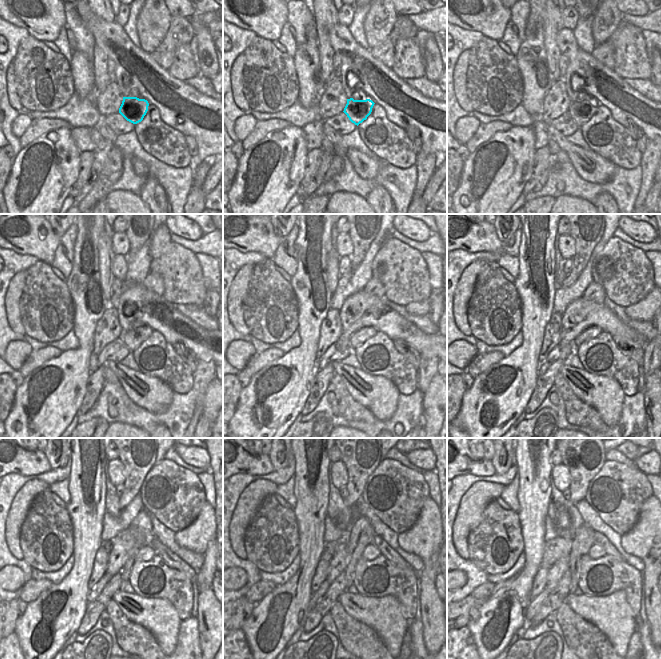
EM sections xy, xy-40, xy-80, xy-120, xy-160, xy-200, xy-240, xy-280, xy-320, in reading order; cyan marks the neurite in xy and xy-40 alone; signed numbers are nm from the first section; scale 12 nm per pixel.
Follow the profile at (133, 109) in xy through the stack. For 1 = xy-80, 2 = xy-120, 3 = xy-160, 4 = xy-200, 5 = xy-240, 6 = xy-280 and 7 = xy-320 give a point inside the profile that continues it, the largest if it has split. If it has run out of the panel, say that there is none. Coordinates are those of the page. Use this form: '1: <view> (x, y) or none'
1: xy-80 (580, 111)
2: xy-120 (133, 338)
3: xy-160 (358, 338)
4: xy-200 (590, 333)
5: xy-240 (146, 553)
6: xy-280 (371, 552)
7: xy-320 (596, 551)

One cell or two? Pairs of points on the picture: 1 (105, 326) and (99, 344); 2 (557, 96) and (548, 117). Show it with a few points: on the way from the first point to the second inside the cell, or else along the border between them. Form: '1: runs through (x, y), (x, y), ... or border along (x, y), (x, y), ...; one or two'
1: runs through (105, 330), (101, 340); one
2: runs through (556, 101), (550, 112); one

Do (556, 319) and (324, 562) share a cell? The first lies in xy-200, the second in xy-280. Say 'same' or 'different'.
same

